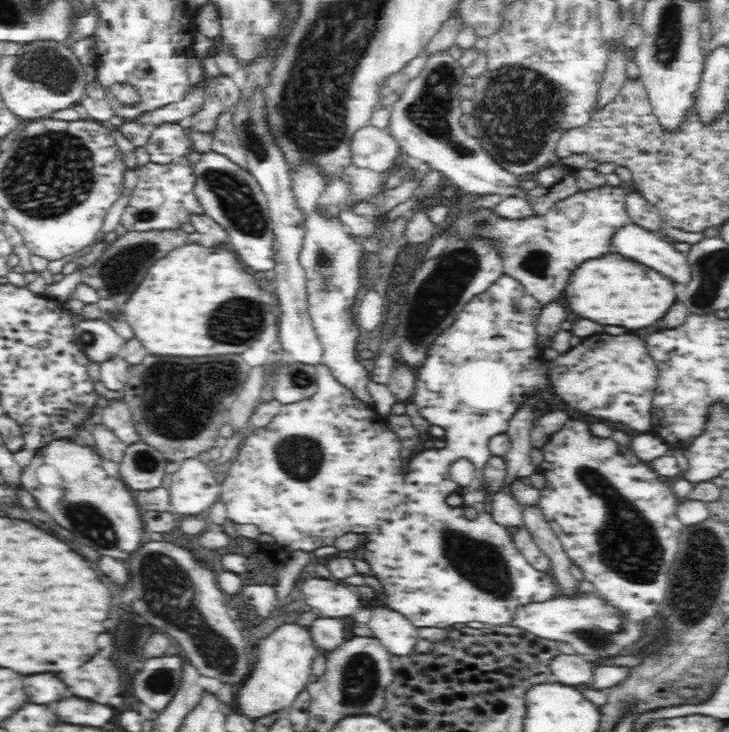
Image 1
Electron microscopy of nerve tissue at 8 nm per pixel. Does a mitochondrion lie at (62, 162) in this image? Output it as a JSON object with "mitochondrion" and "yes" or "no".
{"mitochondrion":"yes"}

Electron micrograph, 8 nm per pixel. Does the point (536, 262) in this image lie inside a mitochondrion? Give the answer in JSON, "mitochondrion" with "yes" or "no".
{"mitochondrion":"yes"}

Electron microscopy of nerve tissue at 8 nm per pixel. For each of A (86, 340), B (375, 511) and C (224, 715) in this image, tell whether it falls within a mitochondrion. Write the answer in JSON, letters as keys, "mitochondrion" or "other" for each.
{"A":"mitochondrion","B":"other","C":"other"}

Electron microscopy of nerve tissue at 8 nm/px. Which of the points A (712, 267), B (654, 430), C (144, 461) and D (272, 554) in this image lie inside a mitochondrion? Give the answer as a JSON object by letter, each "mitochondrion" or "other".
{"A":"mitochondrion","B":"other","C":"mitochondrion","D":"other"}

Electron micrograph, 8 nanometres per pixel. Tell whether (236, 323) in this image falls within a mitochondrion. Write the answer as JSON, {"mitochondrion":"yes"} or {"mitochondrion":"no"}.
{"mitochondrion":"yes"}

